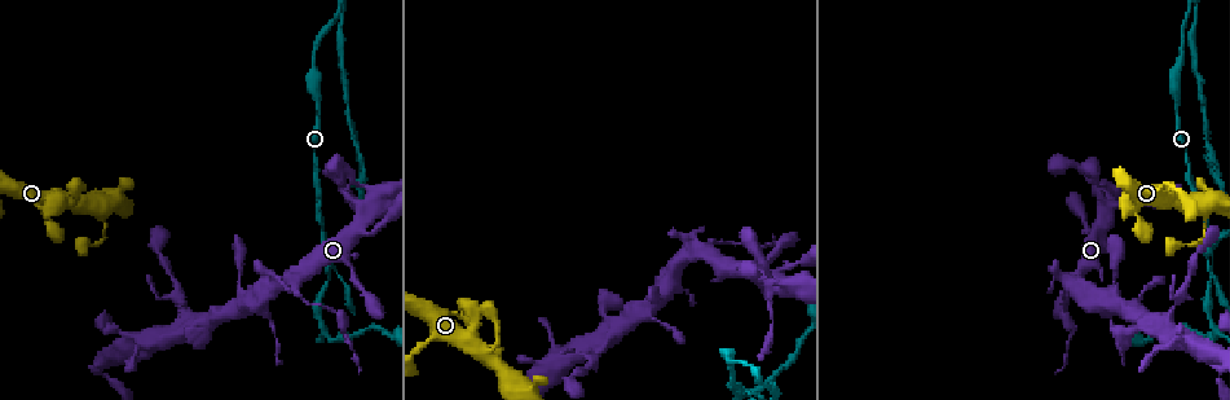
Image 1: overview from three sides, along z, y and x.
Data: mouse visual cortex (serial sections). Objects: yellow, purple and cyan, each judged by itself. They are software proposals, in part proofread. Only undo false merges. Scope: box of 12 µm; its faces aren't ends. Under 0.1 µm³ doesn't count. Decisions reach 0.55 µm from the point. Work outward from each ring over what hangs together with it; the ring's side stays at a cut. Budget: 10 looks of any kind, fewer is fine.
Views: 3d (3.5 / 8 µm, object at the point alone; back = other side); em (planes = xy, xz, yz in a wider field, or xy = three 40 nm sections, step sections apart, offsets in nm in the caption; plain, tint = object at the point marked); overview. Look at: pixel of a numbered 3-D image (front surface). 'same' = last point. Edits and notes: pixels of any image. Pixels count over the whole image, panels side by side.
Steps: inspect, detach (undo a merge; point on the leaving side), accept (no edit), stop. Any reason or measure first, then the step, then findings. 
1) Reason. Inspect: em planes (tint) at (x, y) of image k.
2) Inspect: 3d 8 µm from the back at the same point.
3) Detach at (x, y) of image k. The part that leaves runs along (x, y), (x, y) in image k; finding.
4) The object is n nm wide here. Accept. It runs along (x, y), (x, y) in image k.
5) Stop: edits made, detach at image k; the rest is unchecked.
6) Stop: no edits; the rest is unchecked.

Thin neck. Inspect: 3d 3.5 µm at (1189, 272) of image 1.

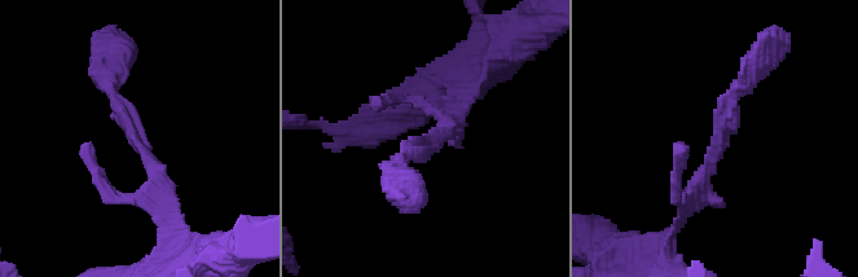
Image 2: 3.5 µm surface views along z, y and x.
The arms are 200, 250 nm wide. Inspect: em planes (tint) at (134, 143) of image 2.

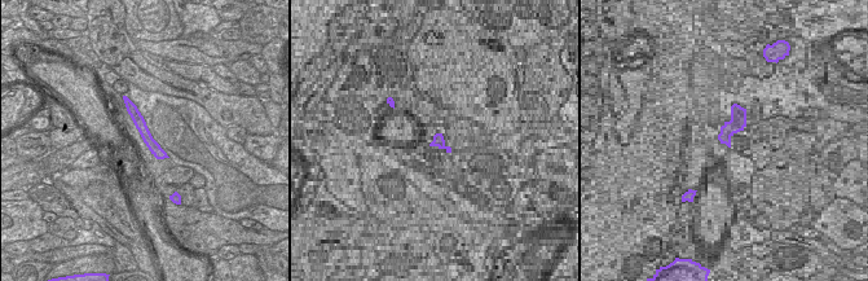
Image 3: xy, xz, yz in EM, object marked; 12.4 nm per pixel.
Accept. It runs along (685, 212), (755, 69) in image 2; continuous, no second cell.

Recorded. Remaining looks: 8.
Arms run side by side. Inspect: 3d 3.5 µm at (102, 211) of image 1.

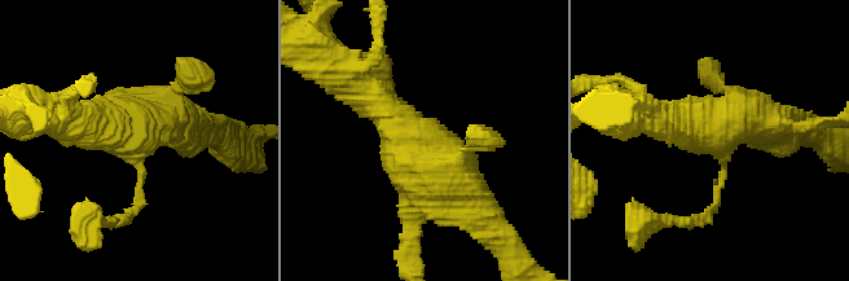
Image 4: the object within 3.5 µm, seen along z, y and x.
Shape alone is not enough. Inspect: em xy step 2 (tint) at (421, 143) of image 4.

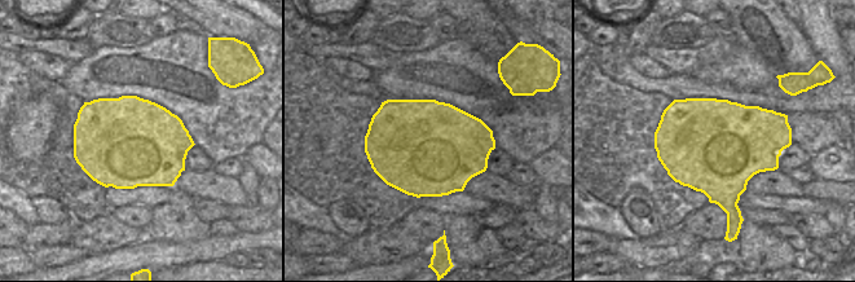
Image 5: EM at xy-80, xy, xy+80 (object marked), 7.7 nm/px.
Accept. It runs along (663, 118), (718, 135), (722, 178), (705, 214) in image 4; one cell here.

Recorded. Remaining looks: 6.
Branch point. Inspect: 3d 3.5 µm at (141, 339) of image 1.

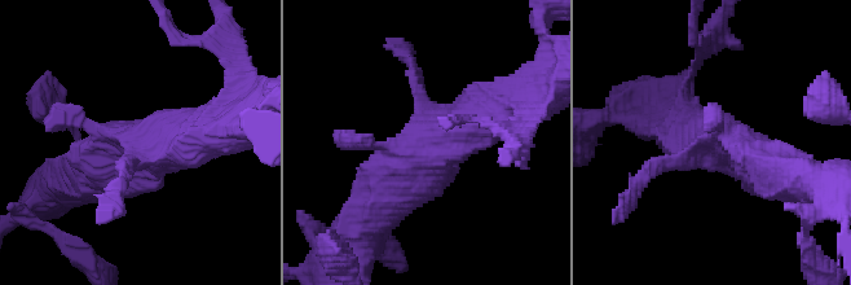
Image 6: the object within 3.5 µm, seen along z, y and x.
Accept. It runs along (497, 109), (445, 141), (370, 215) in image 6; continuous, no second cell.

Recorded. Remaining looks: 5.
Inspect: 3d 3.5 µm at (372, 193) of image 1.

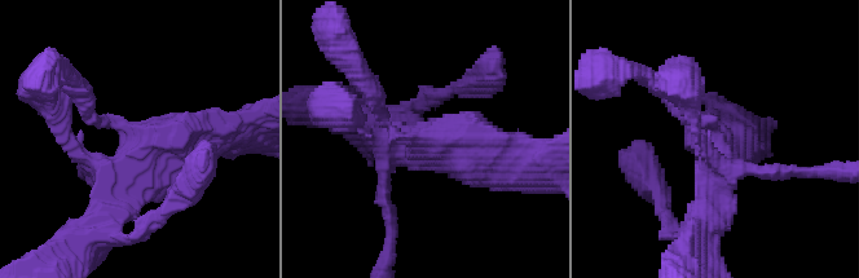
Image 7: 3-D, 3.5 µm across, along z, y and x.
Need the tissue. Inspect: em xy step 1 (tint) at (419, 142) of image 7.

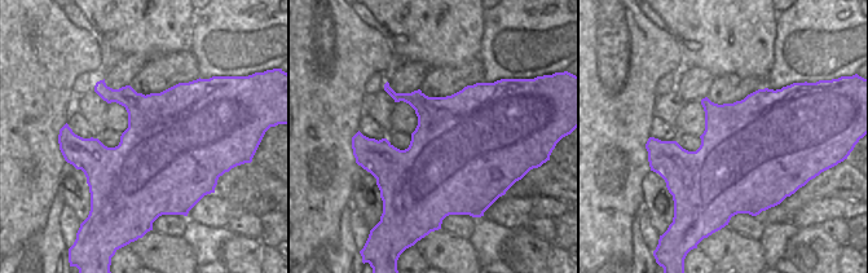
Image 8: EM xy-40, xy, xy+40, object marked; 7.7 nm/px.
Accept. It runs along (95, 230), (135, 159), (206, 123) in image 7; continuous, no second cell.

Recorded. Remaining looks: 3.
Stop: no edits; the rest is unchecked.

